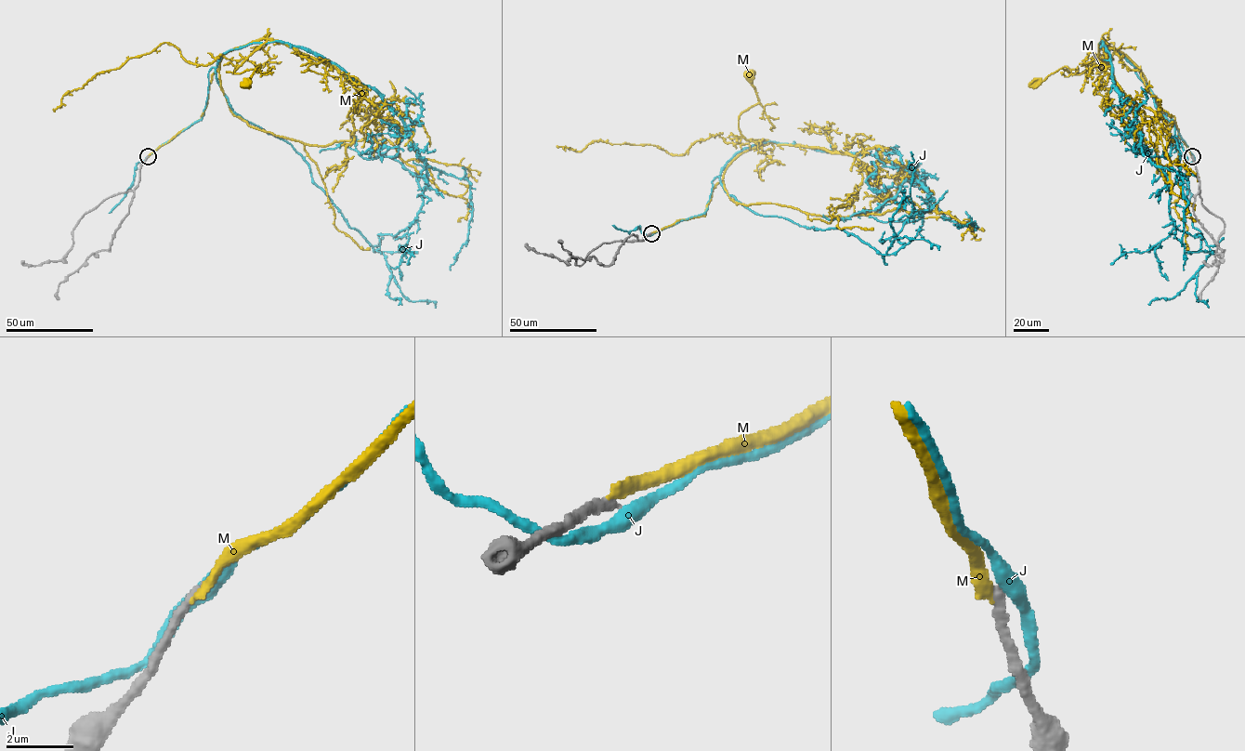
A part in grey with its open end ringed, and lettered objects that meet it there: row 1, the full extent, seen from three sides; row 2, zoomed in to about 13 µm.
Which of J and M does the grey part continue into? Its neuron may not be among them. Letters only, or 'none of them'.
none of them

